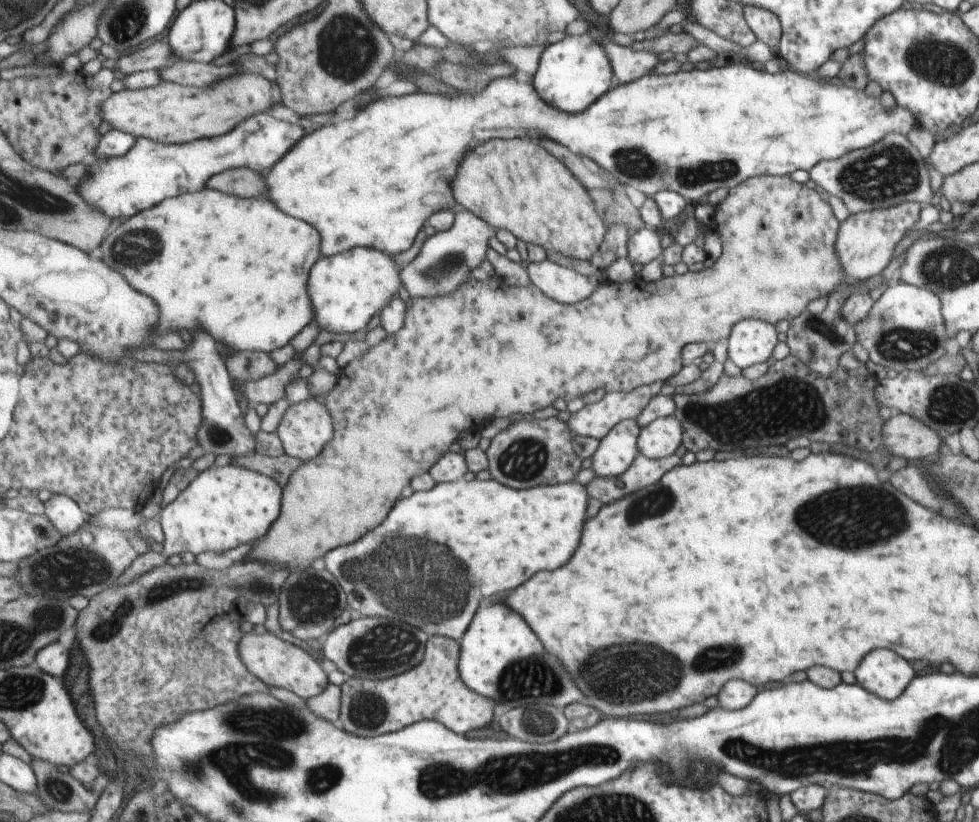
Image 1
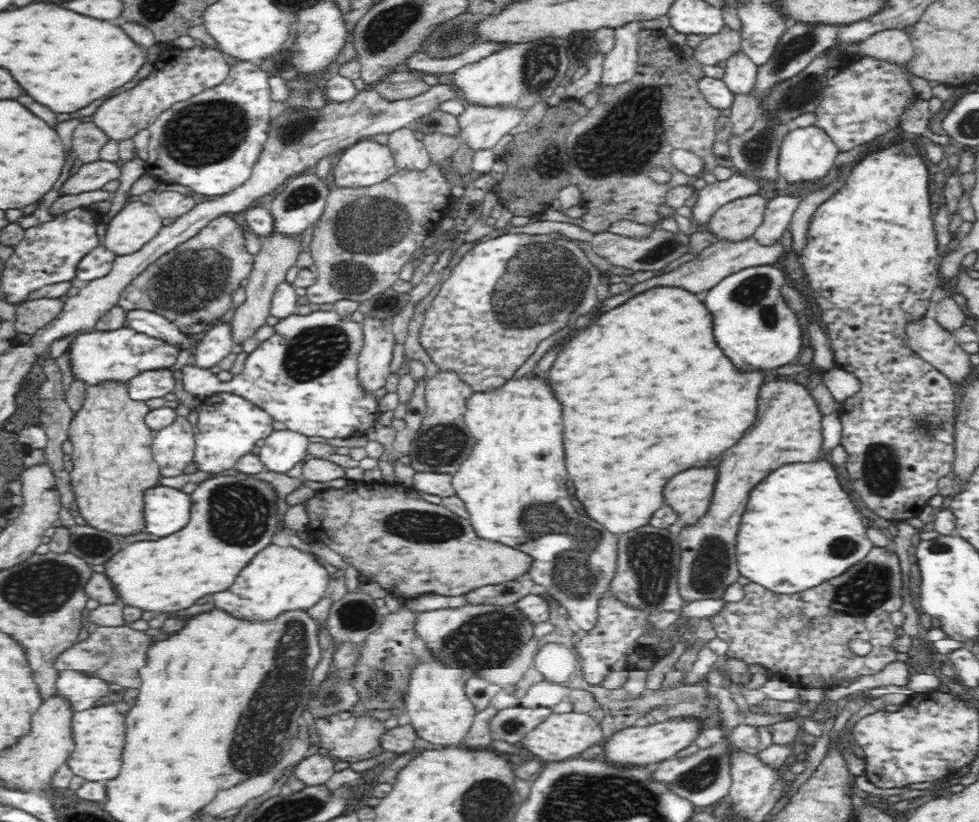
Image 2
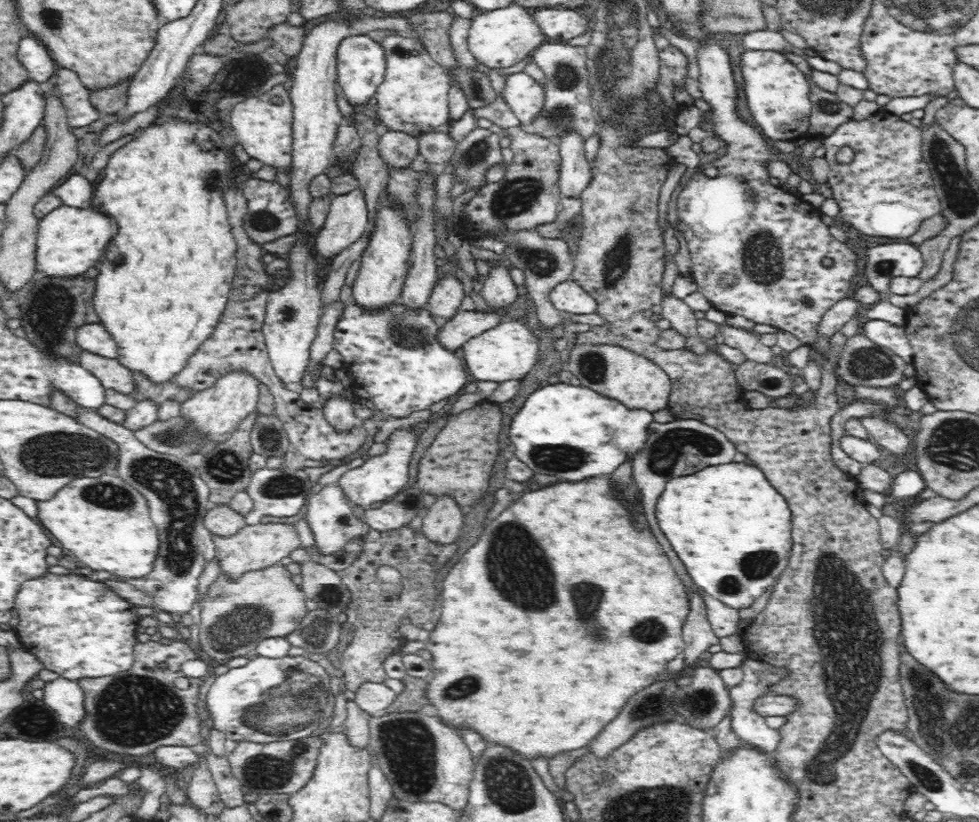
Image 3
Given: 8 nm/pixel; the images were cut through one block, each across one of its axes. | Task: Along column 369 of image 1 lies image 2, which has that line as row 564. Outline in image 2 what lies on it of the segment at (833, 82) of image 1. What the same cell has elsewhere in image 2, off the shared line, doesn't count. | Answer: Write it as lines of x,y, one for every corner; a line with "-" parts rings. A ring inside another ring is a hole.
215,475
214,480
206,479
190,493
191,509
190,522
186,528
174,532
172,536
158,540
142,540
126,545
115,554
105,567
104,574
112,581
124,605
136,606
150,612
176,612
192,606
198,598
206,594
216,594
228,590
234,580
237,580
242,568
246,566
255,554
266,548
277,534
280,524
278,504
276,503
276,489
266,481
255,479
251,475
-
236,512
236,544
234,544
234,526
226,530
226,514

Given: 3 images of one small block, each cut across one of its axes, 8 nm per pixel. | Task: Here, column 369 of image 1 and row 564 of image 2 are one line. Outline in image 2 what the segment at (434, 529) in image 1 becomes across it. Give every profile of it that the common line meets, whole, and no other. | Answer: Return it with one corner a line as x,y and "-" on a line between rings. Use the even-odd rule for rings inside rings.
528,374
518,380
507,380
500,388
490,388
490,392
474,392
466,402
465,424
475,443
462,468
451,477
455,494
464,501
475,533
532,556
534,562
528,570
532,580
567,608
567,617
574,619
581,632
592,630
597,623
599,598
608,592
615,575
618,540
598,522
578,514
576,506
572,506
572,496
566,486
568,474
562,460
562,406
554,398
548,380

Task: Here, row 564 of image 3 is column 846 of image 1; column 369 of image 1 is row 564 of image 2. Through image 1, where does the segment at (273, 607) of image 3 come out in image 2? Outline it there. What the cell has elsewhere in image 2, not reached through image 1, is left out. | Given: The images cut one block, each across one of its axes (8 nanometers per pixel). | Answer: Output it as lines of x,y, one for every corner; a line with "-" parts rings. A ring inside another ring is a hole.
352,481
342,489
317,491
302,504
310,518
305,532
312,540
324,542
340,554
346,564
354,566
362,579
378,582
389,594
402,600
430,593
442,596
465,595
482,585
514,581
518,576
526,574
534,562
528,553
500,542
478,538
468,520
460,518
442,505
430,504
410,488
389,482
381,484

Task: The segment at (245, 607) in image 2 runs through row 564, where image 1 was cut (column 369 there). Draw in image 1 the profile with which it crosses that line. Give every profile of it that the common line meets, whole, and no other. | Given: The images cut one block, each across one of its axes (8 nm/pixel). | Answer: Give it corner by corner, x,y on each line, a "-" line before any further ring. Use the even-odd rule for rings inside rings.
358,247
344,254
322,258
314,266
309,289
317,306
317,322
323,330
354,334
368,328
372,316
380,314
402,288
396,256
376,247

